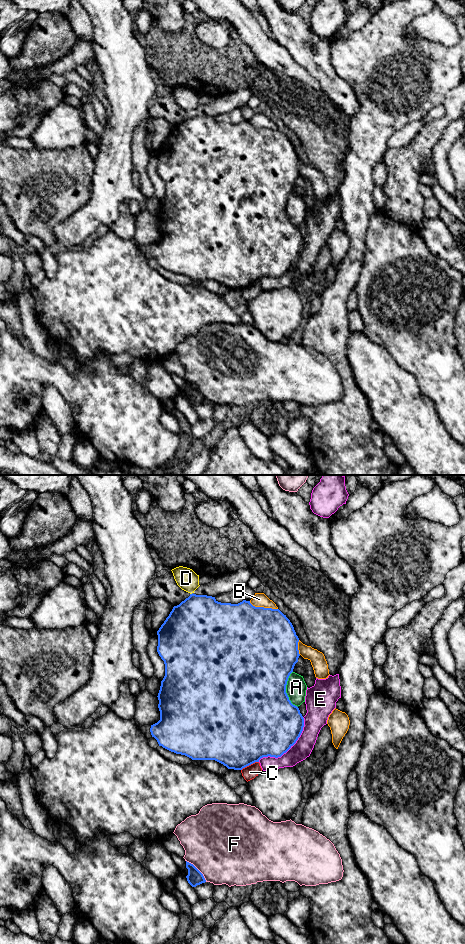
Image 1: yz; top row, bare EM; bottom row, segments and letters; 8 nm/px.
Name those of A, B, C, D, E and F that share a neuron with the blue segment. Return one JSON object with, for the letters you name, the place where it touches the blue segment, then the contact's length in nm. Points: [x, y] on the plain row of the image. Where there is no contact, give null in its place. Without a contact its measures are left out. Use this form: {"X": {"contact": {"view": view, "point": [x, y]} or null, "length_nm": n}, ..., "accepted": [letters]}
{"accepted": []}

